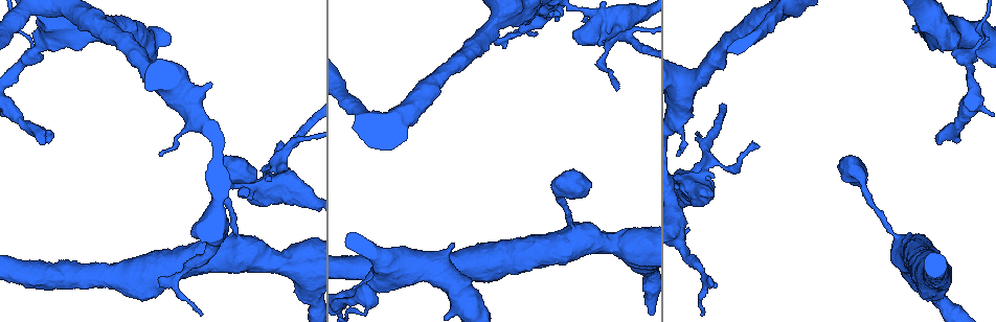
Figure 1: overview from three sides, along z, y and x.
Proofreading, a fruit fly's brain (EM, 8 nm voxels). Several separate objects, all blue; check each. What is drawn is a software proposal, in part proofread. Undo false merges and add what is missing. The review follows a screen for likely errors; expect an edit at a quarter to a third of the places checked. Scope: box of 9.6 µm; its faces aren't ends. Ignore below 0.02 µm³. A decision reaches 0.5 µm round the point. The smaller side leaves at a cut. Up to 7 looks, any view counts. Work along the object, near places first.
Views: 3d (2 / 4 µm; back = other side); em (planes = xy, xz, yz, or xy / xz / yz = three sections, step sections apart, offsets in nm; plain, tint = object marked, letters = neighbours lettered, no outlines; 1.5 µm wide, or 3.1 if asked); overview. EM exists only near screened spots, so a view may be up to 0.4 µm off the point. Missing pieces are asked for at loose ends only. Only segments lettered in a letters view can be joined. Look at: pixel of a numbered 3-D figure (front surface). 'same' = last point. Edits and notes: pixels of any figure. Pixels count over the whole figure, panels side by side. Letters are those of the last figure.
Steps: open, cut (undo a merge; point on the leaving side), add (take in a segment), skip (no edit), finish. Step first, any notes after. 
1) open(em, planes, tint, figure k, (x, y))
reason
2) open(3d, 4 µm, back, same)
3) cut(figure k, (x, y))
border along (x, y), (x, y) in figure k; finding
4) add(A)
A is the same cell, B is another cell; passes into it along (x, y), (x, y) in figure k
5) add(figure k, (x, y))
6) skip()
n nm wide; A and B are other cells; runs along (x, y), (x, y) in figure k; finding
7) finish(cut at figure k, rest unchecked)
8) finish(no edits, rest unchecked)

open(em, planes, letters, figure 1, (584, 193))
long arm stops here

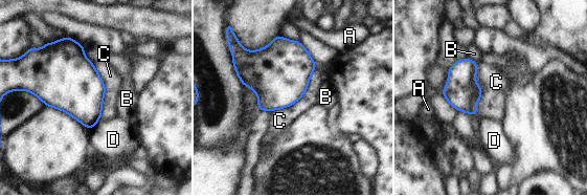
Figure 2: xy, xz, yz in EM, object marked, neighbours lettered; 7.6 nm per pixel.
skip()
360 nm wide; A, B, C and D are other cells; none of them fits

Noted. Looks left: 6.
open(3d, 2 µm, figure 1, (627, 34))
three-way junction

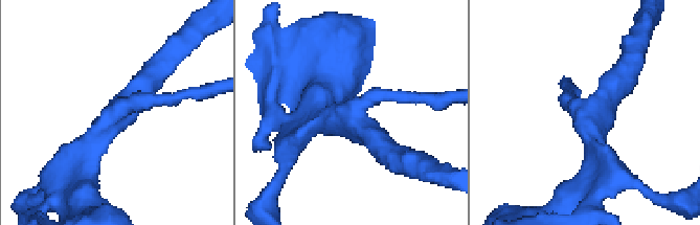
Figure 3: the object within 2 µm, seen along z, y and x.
open(em, planes, letters, figure 3, (354, 119))

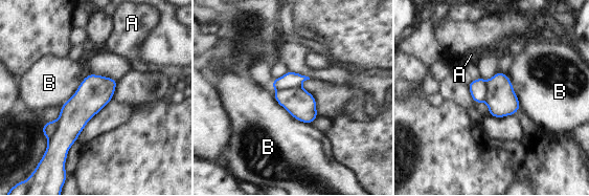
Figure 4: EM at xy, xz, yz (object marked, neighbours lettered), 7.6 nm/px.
cut(figure 4, (301, 105))
220 nm wide; A and B are other cells; border along (300, 87), (287, 87), (276, 90) in figure 4; two neurons meet here

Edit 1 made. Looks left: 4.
open(em, planes, letters, figure 1, (211, 241))
sudden change in width

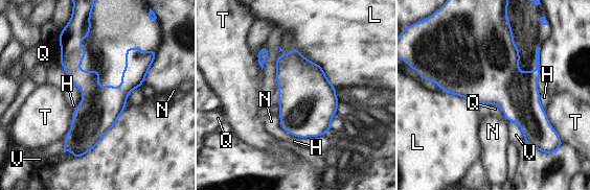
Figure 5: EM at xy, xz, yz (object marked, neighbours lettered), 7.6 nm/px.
skip()
H, L, N, Q, T and V are other cells; border along (491, 104), (497, 104), (504, 117) in figure 5; all the same neuron

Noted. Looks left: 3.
finish(cut at figure 4, rest unchecked)

